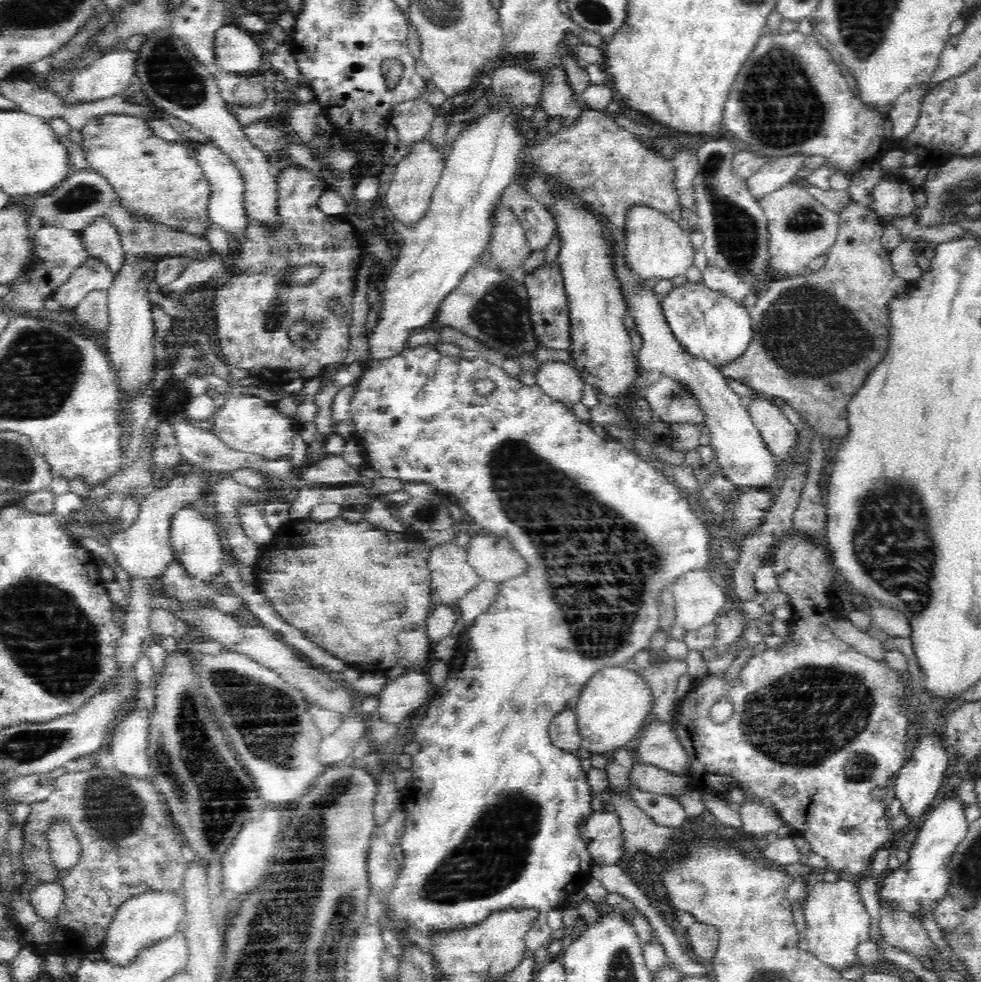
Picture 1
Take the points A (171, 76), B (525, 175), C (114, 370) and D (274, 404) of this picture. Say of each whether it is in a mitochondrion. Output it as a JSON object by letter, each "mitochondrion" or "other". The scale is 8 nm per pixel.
{"A":"mitochondrion","B":"other","C":"other","D":"other"}

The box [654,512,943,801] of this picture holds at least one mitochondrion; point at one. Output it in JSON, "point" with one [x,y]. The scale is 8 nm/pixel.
{"point":[821,730]}

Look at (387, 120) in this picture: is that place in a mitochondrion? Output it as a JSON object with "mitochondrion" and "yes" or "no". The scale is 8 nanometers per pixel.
{"mitochondrion":"no"}

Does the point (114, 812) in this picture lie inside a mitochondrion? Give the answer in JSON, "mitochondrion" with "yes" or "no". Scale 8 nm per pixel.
{"mitochondrion":"yes"}

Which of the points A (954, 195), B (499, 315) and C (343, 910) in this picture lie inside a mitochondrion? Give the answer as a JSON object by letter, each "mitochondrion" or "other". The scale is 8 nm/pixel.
{"A":"mitochondrion","B":"mitochondrion","C":"mitochondrion"}

